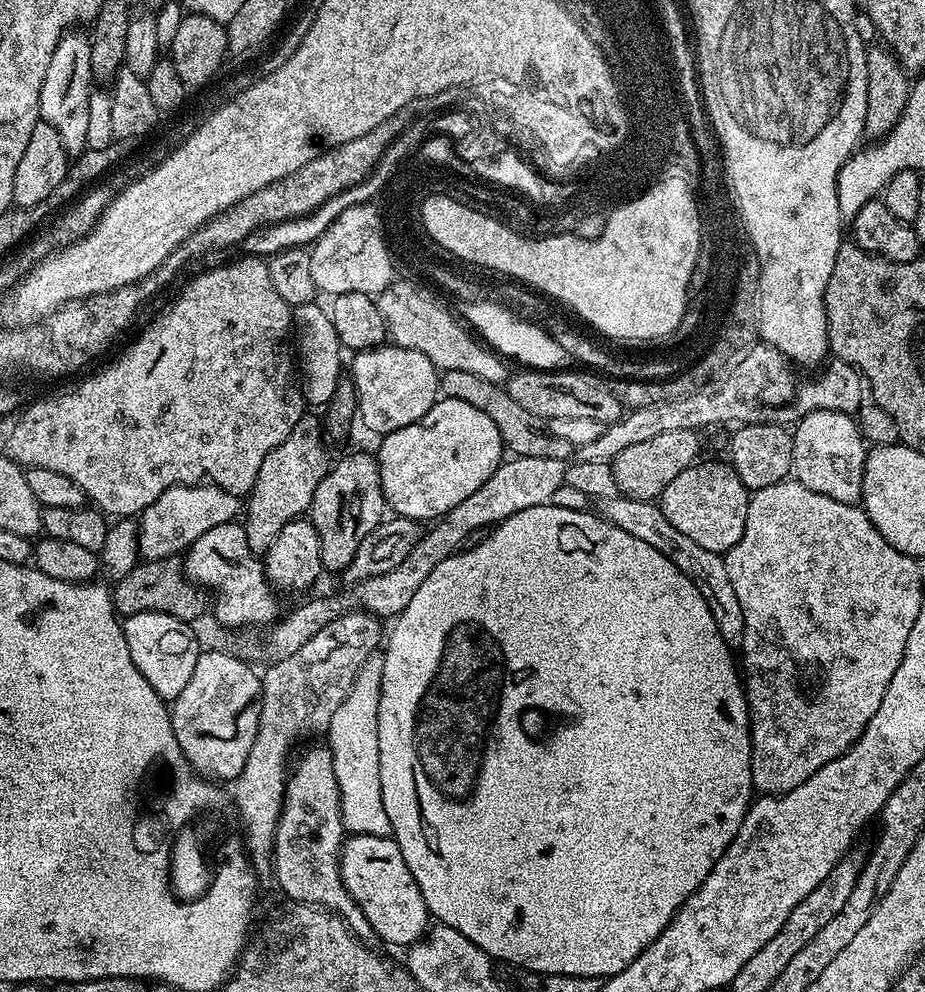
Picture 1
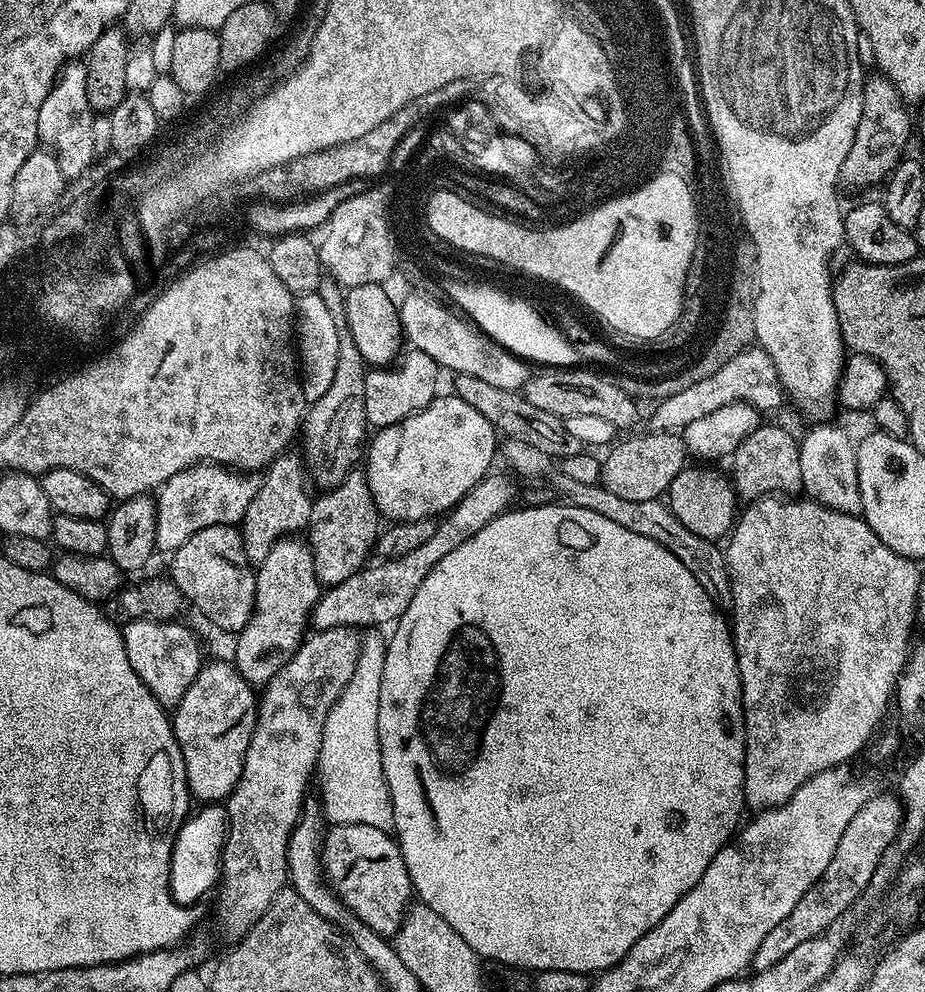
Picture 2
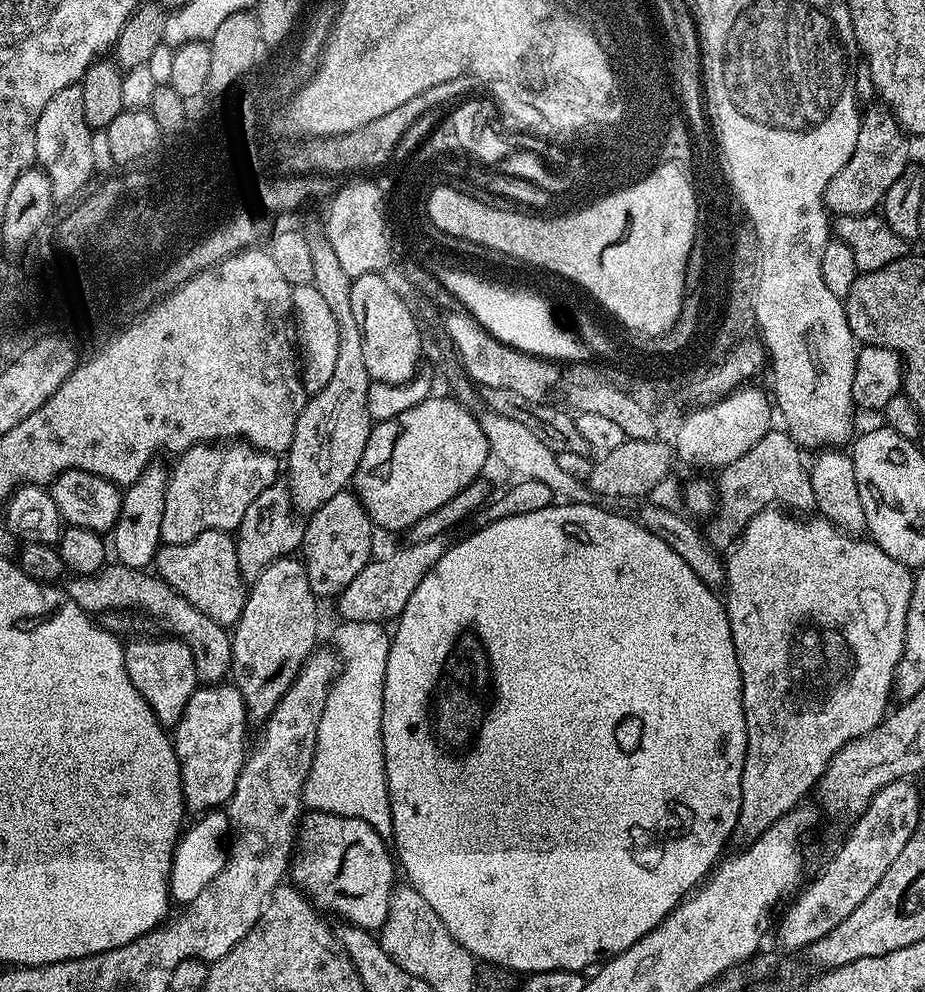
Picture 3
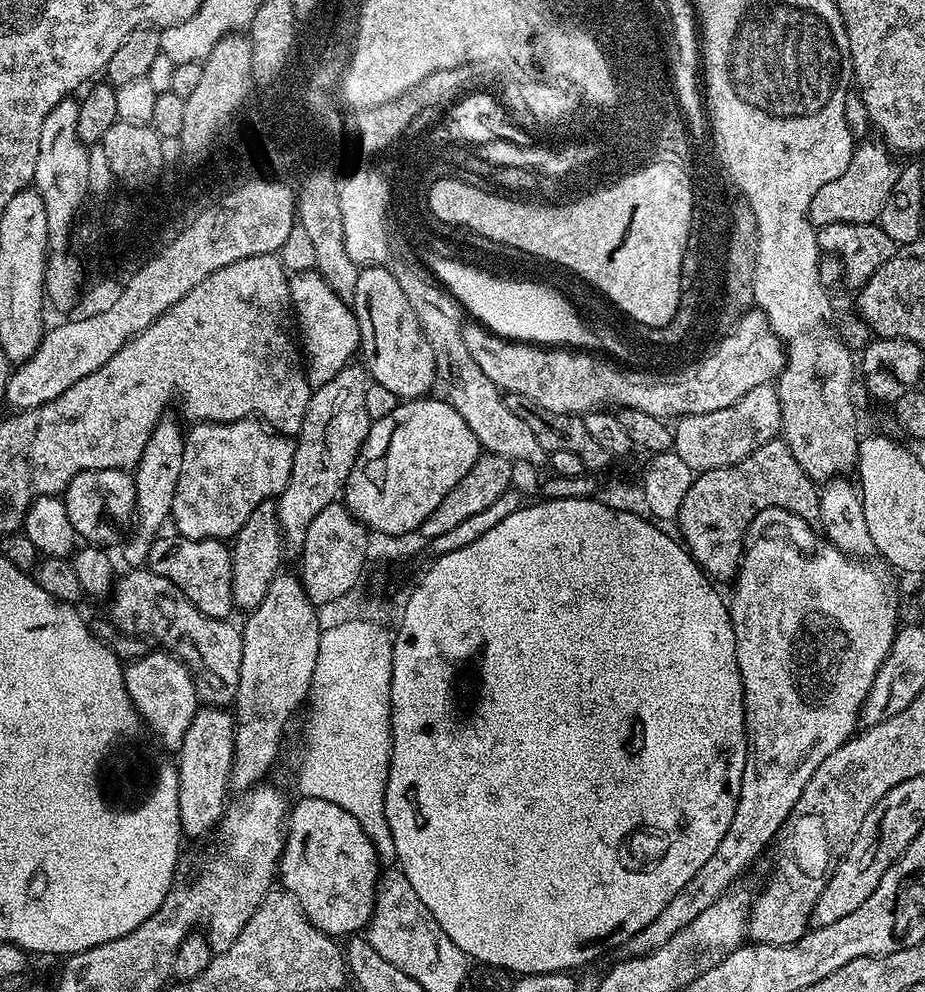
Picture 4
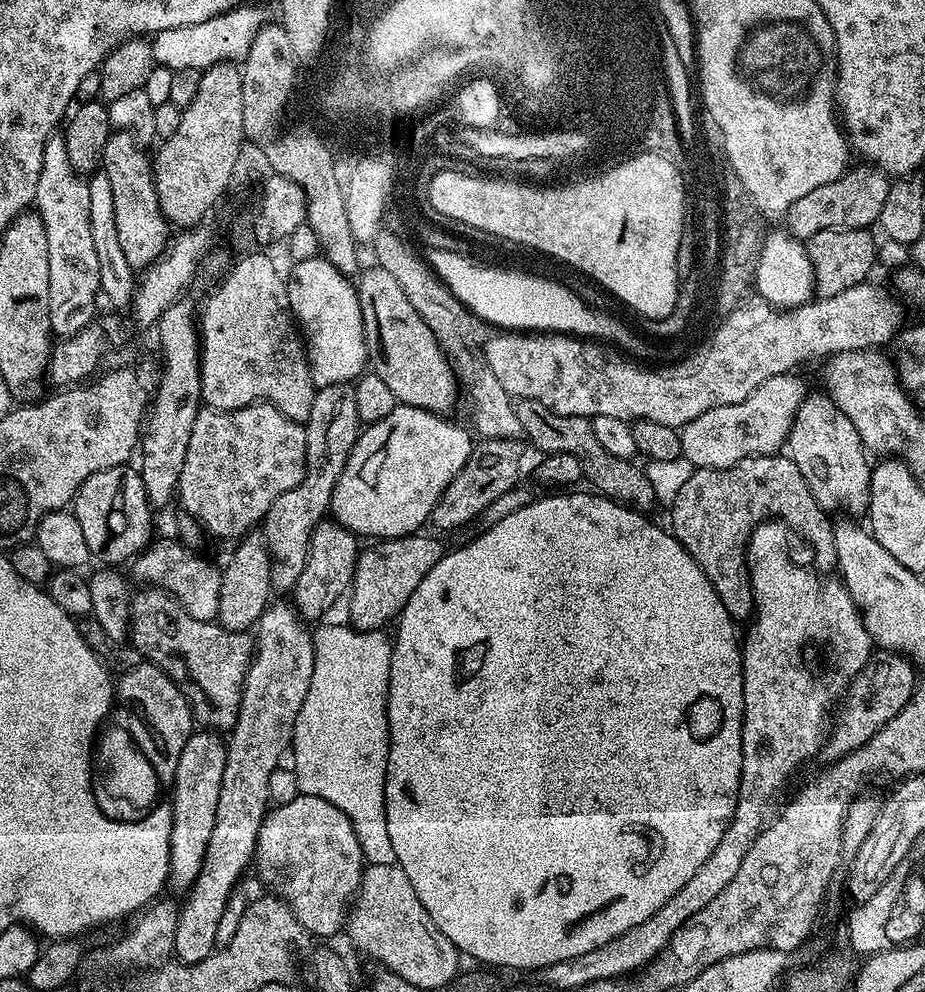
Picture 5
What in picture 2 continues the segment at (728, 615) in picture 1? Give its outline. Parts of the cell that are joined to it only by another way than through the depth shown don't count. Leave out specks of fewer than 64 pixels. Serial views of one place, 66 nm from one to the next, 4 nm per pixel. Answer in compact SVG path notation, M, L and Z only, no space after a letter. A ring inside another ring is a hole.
M505 439L502 444L502 456L508 459L513 473L522 472L526 476L548 476L547 483L567 503L576 504L579 508L586 510L594 510L594 514L602 514L602 518L610 518L610 522L618 522L618 526L626 526L626 530L634 530L634 534L642 534L642 538L650 538L658 542L658 546L666 546L666 550L670 550L670 554L674 554L674 558L678 558L678 562L682 562L682 566L686 566L686 570L690 570L690 574L698 578L702 590L706 590L706 594L710 594L710 598L715 600L717 605L731 605L732 587L728 577L728 563L724 557L725 549L717 541L699 537L698 534L694 534L694 531L688 530L675 517L663 499L632 502L618 498L599 482L585 486L582 482L569 478L559 467L552 468L553 457L530 446L525 440Z

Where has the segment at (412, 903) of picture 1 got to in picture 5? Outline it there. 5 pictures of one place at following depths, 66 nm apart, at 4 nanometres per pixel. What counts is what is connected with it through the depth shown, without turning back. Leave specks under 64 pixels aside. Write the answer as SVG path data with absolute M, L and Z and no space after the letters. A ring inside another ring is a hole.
M296 794L293 800L285 802L281 808L273 807L260 824L260 833L256 839L256 855L254 872L260 875L271 895L280 897L287 904L294 918L309 937L332 936L345 927L352 901L364 877L366 861L362 854L362 846L358 846L358 834L354 834L354 826L350 826L350 818L338 810L338 806L330 806L326 798L314 798Z

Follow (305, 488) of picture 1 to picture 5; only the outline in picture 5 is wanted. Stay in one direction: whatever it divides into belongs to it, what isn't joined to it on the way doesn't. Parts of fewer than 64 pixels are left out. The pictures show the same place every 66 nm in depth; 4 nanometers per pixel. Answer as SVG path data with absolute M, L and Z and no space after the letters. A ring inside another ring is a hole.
M256 530L247 533L237 544L240 545L233 550L232 561L226 566L223 565L220 573L216 620L231 632L248 632L259 625L262 614L268 609L274 596L274 589L270 582L272 555L264 546L263 535Z

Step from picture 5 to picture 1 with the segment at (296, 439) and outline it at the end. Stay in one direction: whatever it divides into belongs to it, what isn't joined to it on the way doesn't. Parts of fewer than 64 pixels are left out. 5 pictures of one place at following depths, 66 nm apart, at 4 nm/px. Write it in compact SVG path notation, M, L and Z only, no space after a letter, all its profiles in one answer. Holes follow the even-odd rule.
M176 484L166 489L150 506L146 506L138 516L139 559L157 560L183 553L206 530L214 526L231 524L241 515L242 500L232 492L227 492L217 484Z

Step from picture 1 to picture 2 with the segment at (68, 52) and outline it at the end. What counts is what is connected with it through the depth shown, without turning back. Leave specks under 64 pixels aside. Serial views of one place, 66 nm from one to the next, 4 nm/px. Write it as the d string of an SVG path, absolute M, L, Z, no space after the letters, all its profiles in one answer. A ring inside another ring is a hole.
M69 62L60 70L60 75L52 84L42 110L38 110L39 143L54 154L58 170L65 181L78 178L97 159L94 152L93 127L96 116L86 98L86 64Z

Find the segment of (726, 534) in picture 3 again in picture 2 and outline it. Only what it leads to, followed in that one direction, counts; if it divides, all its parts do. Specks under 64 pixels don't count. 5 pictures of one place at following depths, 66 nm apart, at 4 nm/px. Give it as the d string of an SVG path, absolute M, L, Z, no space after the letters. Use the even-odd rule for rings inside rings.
M761 423L736 447L731 461L730 480L741 501L759 500L761 496L773 494L796 494L802 489L802 466L797 437L792 437L776 424Z

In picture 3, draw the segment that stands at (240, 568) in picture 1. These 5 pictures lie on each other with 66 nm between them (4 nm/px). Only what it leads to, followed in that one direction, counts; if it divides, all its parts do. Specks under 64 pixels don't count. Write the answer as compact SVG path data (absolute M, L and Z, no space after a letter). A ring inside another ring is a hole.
M206 530L190 542L161 543L154 561L155 575L165 580L175 592L182 594L190 606L197 608L206 618L225 626L240 621L244 603L248 600L246 581L238 570L236 541L227 532Z

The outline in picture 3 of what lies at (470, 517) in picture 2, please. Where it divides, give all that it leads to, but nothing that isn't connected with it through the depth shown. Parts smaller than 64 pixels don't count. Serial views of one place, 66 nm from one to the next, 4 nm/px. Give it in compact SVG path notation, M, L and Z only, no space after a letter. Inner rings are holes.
M442 535L430 538L430 542L405 543L404 548L382 557L381 560L379 558L369 560L367 566L358 573L358 578L354 578L354 582L350 582L350 586L346 586L346 590L342 590L342 594L335 597L334 604L340 611L339 619L375 624L395 621L402 614L406 602L410 602L410 594L418 590L418 582L422 582L422 578L430 574L438 558L446 554L450 547L448 539L447 535Z

